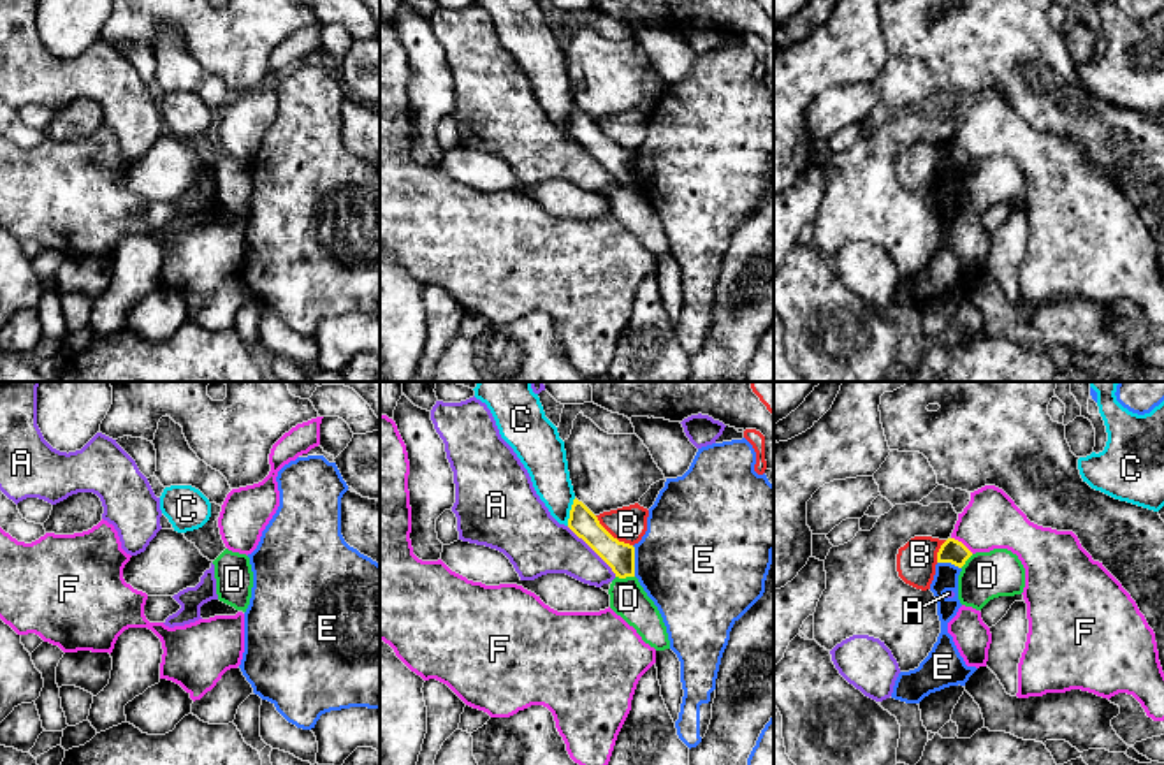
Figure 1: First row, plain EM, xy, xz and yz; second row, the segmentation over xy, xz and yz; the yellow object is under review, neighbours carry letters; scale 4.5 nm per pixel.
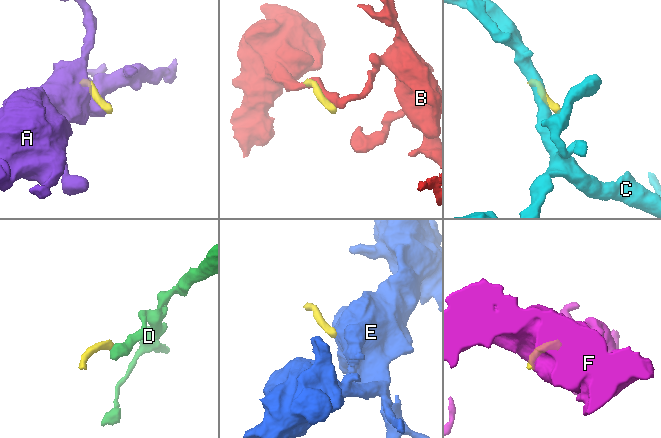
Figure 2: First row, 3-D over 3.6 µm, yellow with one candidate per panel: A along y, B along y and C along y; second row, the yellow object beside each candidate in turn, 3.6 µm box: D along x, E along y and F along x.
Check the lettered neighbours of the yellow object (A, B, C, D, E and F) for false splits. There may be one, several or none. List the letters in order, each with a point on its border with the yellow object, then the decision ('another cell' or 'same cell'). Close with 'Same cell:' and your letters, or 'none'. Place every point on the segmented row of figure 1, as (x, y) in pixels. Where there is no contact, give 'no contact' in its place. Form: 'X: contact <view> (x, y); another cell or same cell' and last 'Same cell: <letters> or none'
A: contact xz (593, 549); another cell
B: contact xz (611, 535); another cell
C: contact xz (570, 512); another cell
D: contact xz (625, 577); another cell
E: contact xz (633, 561); another cell
F: contact yz (960, 542); another cell
Same cell: none

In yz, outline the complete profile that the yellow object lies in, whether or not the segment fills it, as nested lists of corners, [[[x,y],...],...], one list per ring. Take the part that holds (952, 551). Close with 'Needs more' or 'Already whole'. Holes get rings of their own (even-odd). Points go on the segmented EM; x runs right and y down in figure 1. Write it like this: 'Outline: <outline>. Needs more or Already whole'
Outline: [[[948,538],[937,552],[937,563],[951,563],[962,568],[971,556],[972,552],[962,542]]]. Already whole

